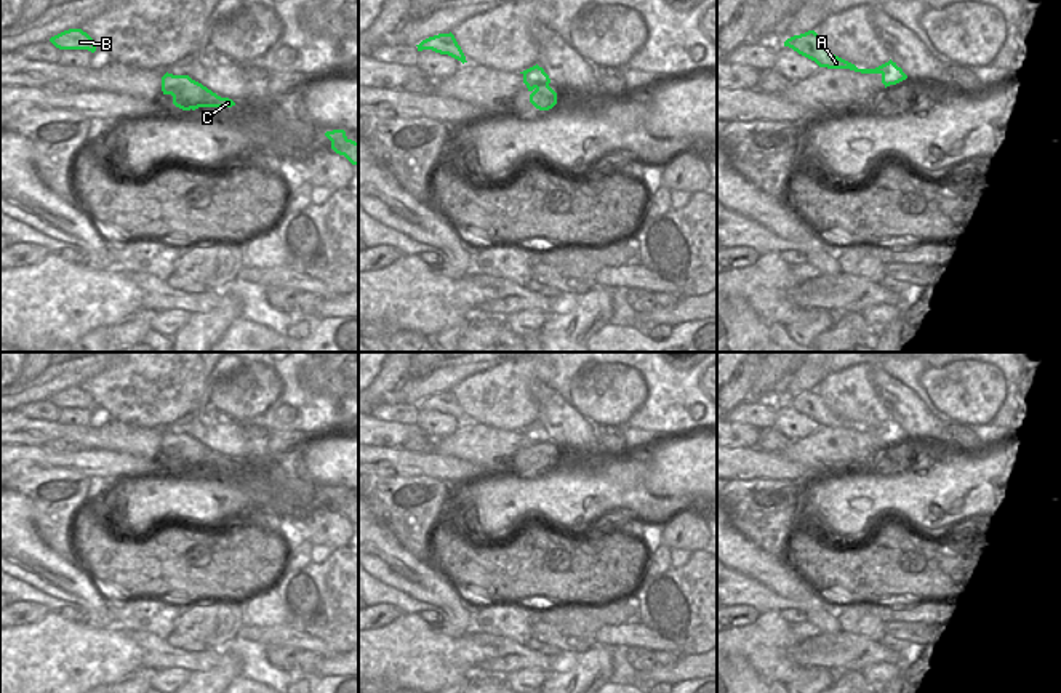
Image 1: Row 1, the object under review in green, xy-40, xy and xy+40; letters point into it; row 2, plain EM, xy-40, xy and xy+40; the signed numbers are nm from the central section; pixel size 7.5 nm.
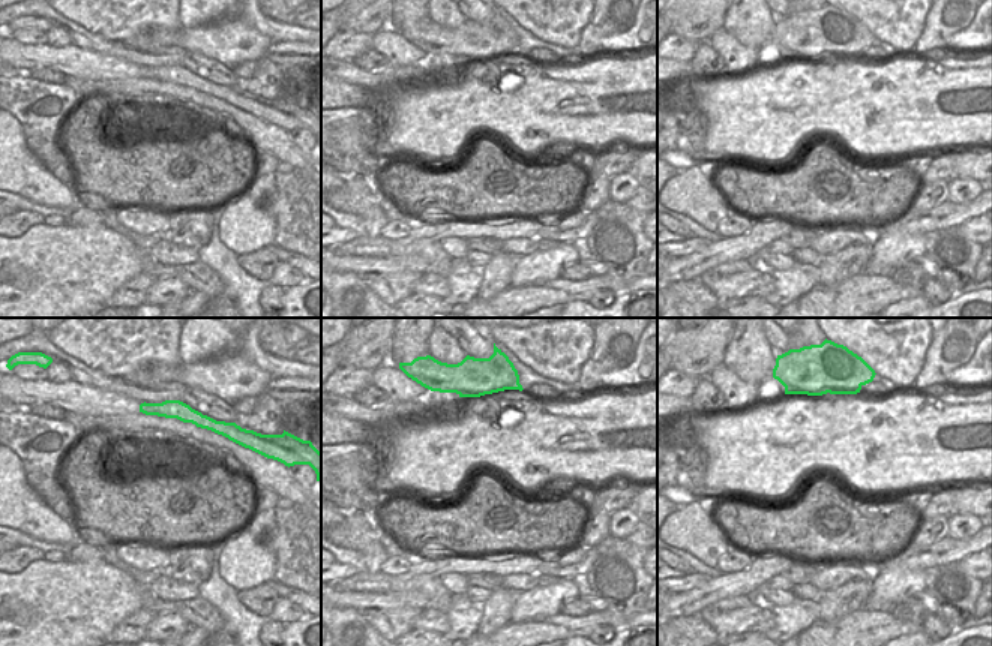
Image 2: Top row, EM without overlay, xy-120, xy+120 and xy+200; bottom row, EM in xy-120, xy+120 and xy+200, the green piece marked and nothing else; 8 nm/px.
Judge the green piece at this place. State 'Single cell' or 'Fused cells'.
Fused cells.

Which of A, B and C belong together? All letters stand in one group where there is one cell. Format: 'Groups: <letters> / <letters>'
Groups: A B / C.

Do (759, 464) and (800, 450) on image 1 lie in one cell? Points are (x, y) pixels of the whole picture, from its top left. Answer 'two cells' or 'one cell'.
two cells

